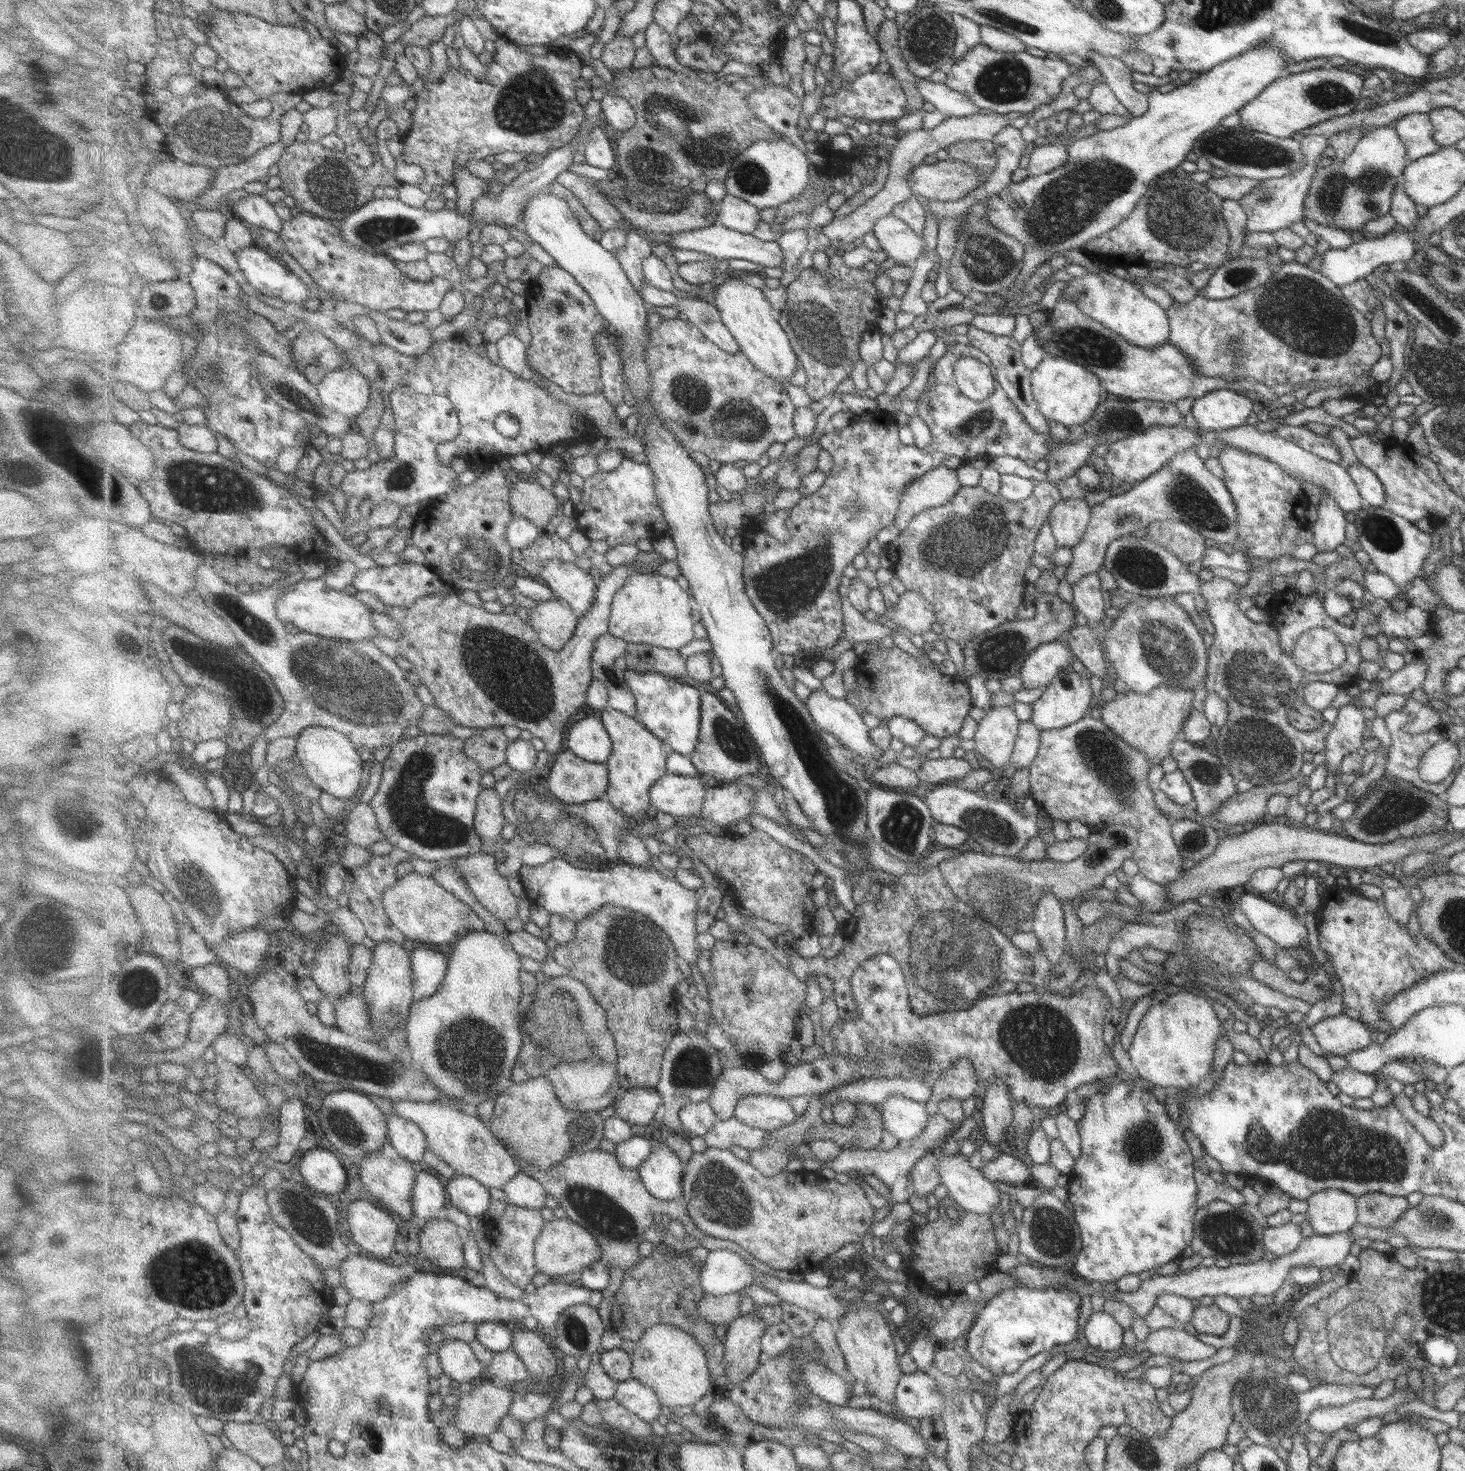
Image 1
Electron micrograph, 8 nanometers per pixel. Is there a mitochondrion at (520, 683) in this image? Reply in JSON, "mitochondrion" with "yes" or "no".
{"mitochondrion":"yes"}

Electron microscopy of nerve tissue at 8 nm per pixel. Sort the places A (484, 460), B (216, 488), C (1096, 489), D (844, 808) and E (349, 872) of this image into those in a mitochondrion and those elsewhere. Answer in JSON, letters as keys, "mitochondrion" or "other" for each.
{"A":"other","B":"mitochondrion","C":"other","D":"mitochondrion","E":"other"}

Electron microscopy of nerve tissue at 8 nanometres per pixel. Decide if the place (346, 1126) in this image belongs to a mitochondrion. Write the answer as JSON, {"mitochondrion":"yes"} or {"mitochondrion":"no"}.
{"mitochondrion":"yes"}

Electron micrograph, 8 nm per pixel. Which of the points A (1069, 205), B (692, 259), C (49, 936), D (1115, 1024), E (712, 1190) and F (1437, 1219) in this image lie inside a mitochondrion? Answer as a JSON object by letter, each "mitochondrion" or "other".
{"A":"mitochondrion","B":"other","C":"mitochondrion","D":"other","E":"mitochondrion","F":"mitochondrion"}

